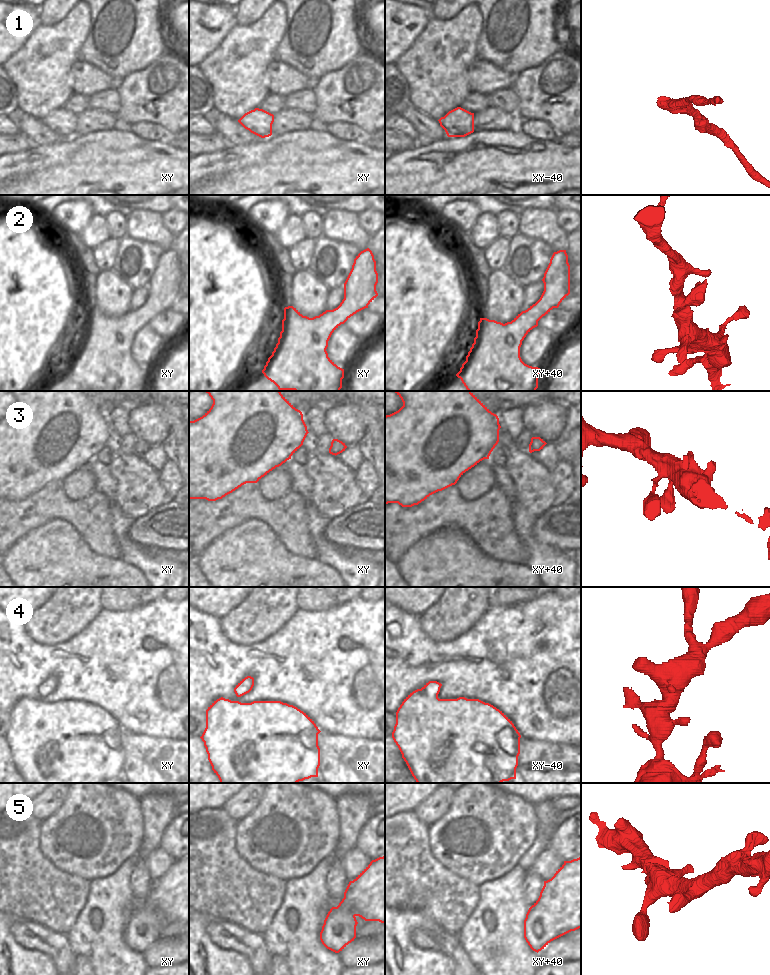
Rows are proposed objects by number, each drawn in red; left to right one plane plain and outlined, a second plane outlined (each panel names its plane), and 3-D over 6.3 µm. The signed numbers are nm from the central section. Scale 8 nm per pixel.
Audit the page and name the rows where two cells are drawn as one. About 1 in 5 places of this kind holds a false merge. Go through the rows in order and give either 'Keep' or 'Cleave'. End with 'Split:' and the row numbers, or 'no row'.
1: Cleave
2: Keep
3: Keep
4: Keep
5: Keep
Split: 1.

